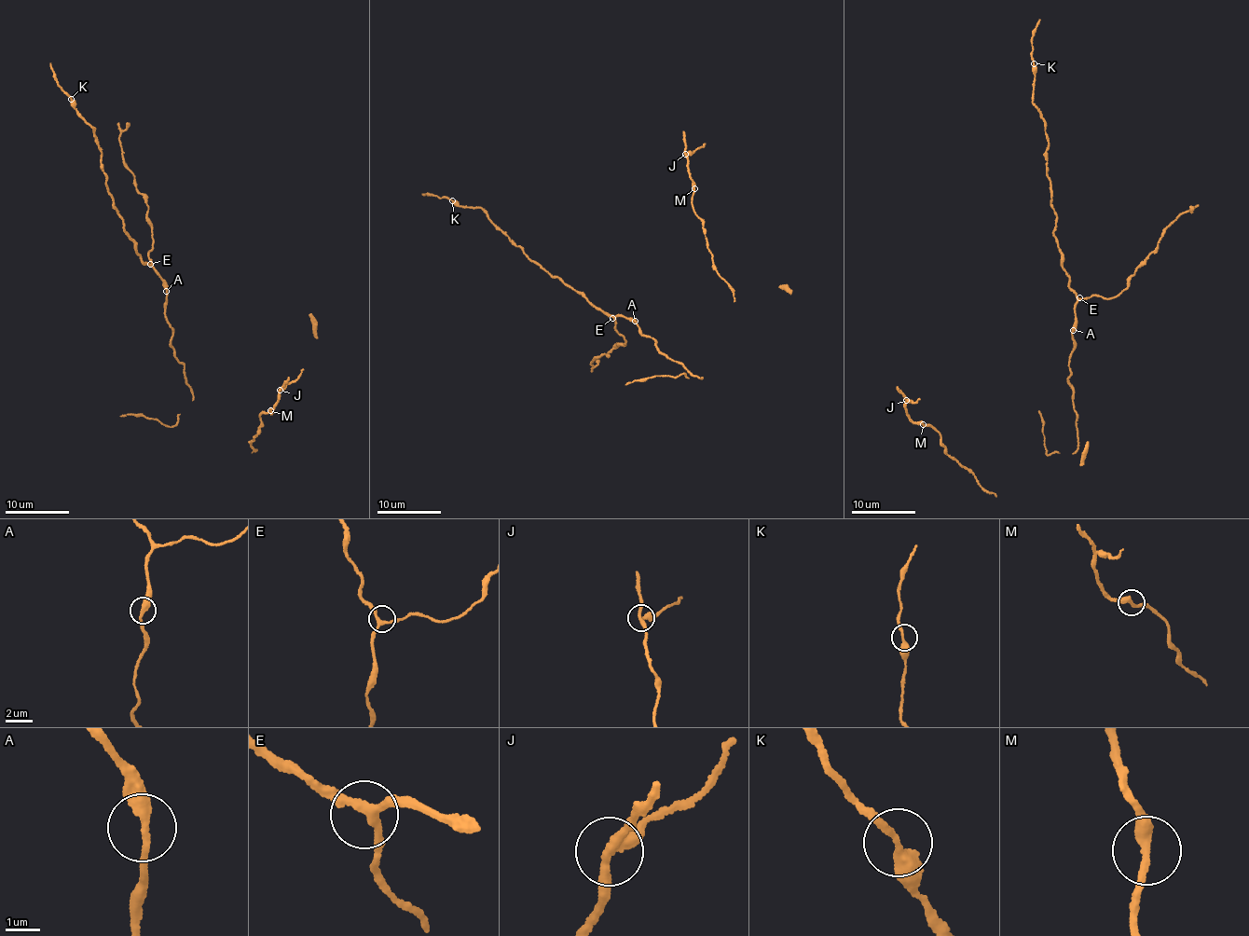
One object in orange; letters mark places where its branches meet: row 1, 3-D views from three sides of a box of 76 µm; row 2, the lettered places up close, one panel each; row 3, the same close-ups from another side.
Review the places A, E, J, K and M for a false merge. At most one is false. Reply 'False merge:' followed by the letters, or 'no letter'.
False merge: J

